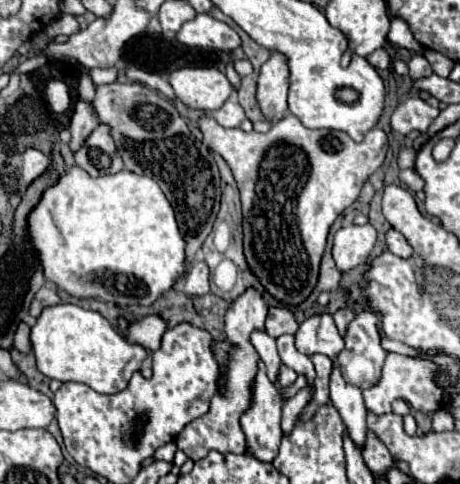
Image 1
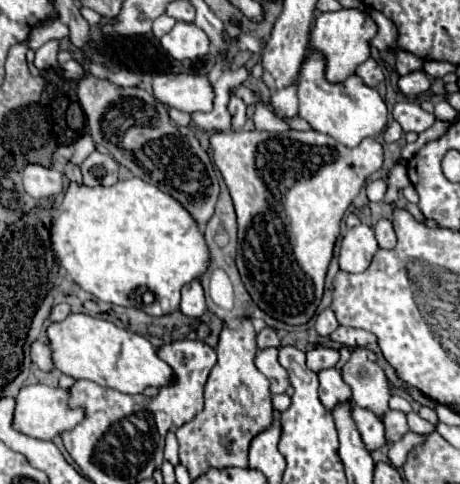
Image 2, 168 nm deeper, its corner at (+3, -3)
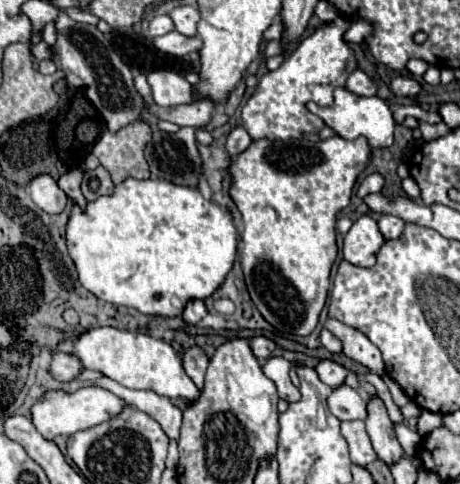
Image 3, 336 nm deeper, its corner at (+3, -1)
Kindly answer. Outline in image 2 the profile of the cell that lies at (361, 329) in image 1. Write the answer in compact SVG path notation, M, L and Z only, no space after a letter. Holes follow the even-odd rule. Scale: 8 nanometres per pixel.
M354 347L352 357L342 367L342 379L352 389L352 401L358 407L372 409L380 417L388 411L390 383L378 365L374 351L366 347Z

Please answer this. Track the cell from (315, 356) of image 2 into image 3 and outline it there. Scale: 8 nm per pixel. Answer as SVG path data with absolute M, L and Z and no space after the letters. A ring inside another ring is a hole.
M320 361L316 367L316 373L322 379L322 383L326 383L332 389L338 389L348 375L348 371L334 361Z

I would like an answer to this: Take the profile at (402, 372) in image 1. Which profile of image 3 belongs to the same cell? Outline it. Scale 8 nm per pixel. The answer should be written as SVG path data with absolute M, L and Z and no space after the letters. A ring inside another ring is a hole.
M344 421L342 423L342 437L350 445L350 459L354 465L368 467L372 461L376 461L364 421Z

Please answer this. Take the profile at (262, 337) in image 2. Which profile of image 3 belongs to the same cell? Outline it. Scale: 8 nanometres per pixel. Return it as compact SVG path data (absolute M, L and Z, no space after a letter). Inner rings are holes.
M254 337L250 339L250 347L252 347L252 353L258 357L258 359L268 359L270 353L276 349L274 341L266 339L266 337Z

